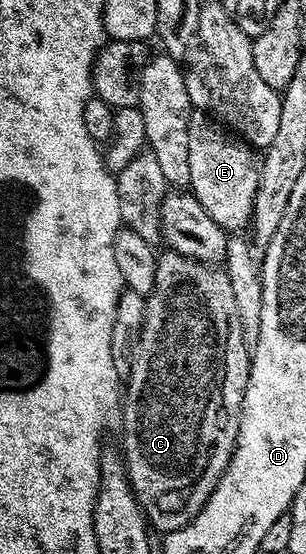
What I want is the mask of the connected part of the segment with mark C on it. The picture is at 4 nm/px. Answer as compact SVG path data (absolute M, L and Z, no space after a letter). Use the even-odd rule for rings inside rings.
M166 249L157 256L155 265L155 285L150 295L145 296L145 315L143 317L142 331L138 341L133 346L130 361L130 378L124 383L124 398L120 403L120 420L122 419L122 447L121 454L127 469L127 479L134 491L137 502L143 509L147 522L154 528L167 535L176 529L184 528L191 523L207 503L207 497L214 493L220 477L228 469L230 458L234 456L240 417L242 416L242 402L250 376L251 350L244 345L243 334L240 329L239 311L236 309L235 294L232 284L225 270L221 266L201 263L199 260L189 259L188 256L178 255L171 249Z

